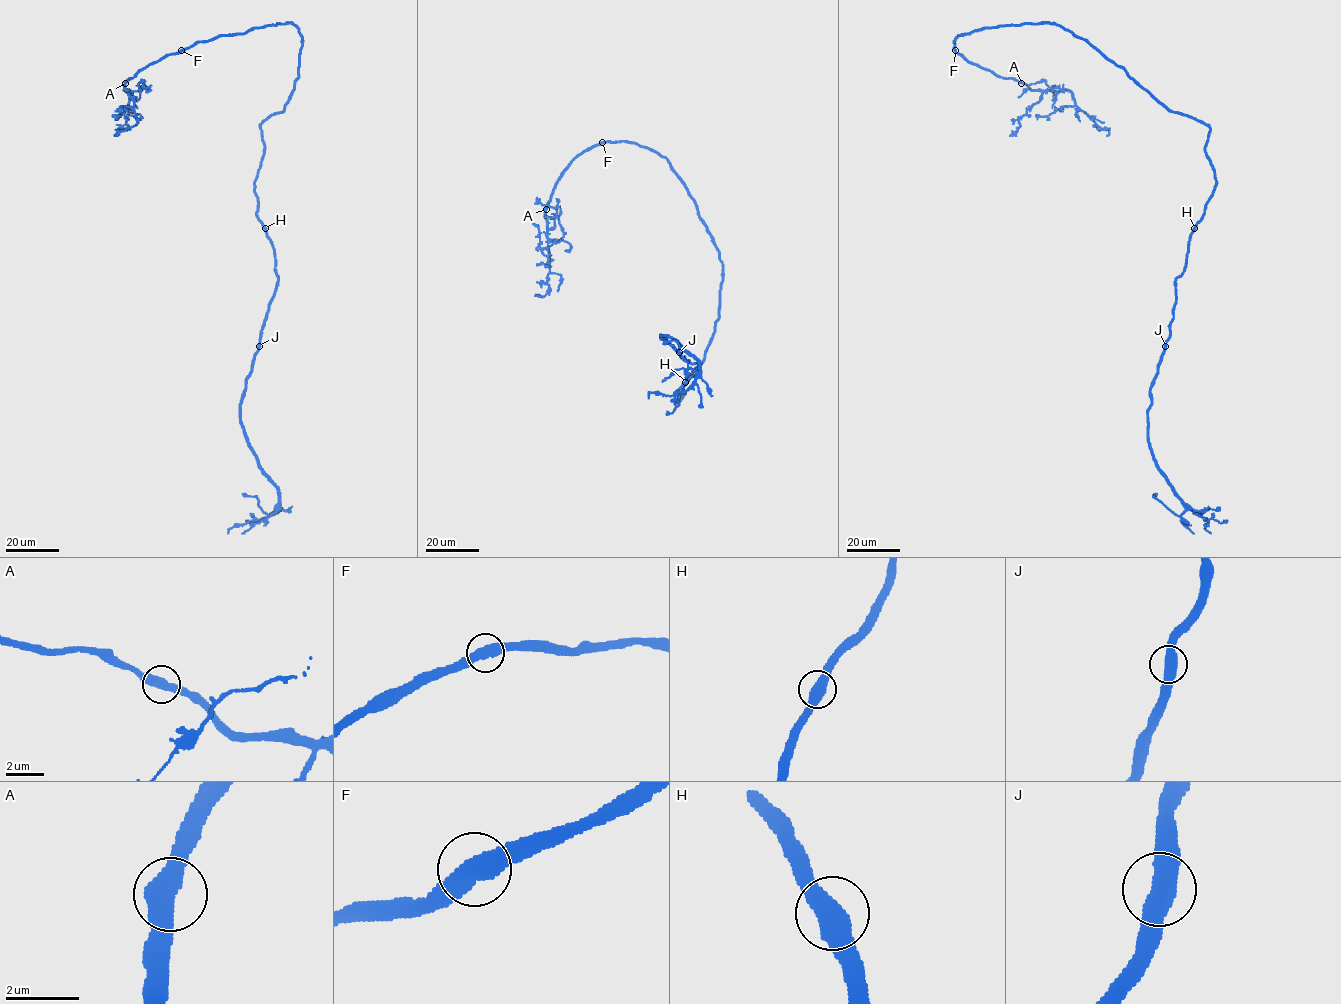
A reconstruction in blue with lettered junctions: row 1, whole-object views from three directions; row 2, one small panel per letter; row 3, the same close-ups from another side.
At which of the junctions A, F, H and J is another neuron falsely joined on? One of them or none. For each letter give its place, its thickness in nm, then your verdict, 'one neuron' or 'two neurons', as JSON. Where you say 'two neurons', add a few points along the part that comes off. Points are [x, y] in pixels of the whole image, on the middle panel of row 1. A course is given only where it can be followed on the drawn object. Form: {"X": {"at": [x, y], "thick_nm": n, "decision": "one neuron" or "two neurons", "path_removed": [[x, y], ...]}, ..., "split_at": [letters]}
{"A": {"at": [546, 209], "thick_nm": 500, "decision": "one neuron"}, "F": {"at": [602, 142], "thick_nm": 500, "decision": "one neuron"}, "H": {"at": [685, 382], "thick_nm": 500, "decision": "one neuron"}, "J": {"at": [679, 352], "thick_nm": 500, "decision": "one neuron"}, "split_at": []}

